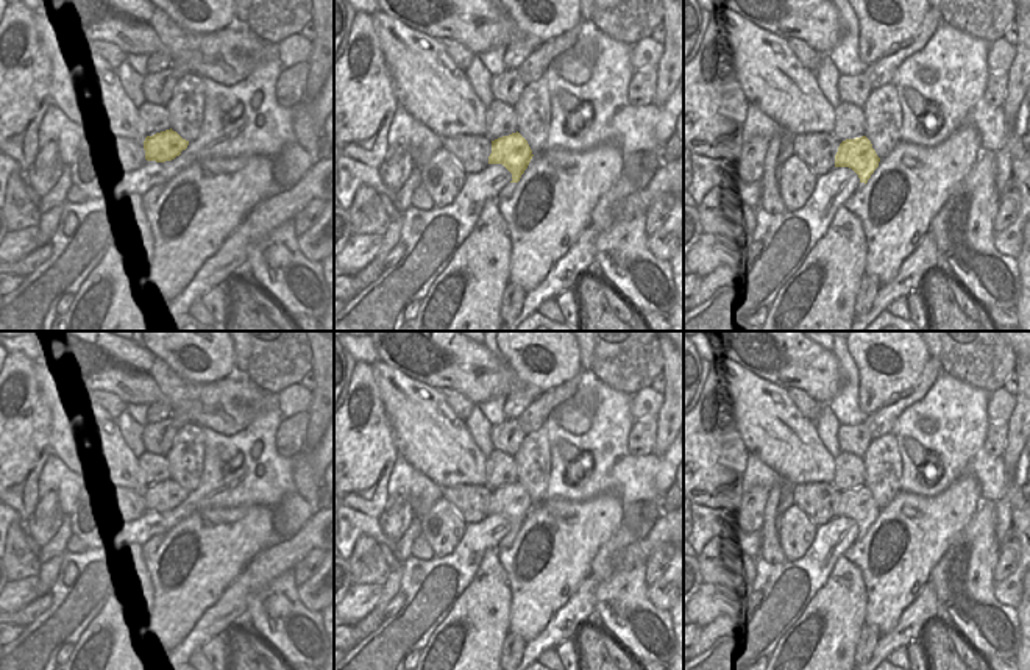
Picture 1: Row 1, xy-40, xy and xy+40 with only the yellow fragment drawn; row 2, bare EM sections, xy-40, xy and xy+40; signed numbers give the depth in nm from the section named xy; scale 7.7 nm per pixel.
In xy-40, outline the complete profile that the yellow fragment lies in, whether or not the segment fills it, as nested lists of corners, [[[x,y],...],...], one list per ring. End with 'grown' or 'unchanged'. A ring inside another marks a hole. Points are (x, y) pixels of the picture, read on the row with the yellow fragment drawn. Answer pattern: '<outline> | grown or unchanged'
[[[170,128],[145,137],[145,159],[156,162],[172,161],[179,156],[181,151],[187,148],[187,145],[189,141],[183,139],[176,131]]] | unchanged

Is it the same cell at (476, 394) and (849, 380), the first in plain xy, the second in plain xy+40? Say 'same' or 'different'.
different

